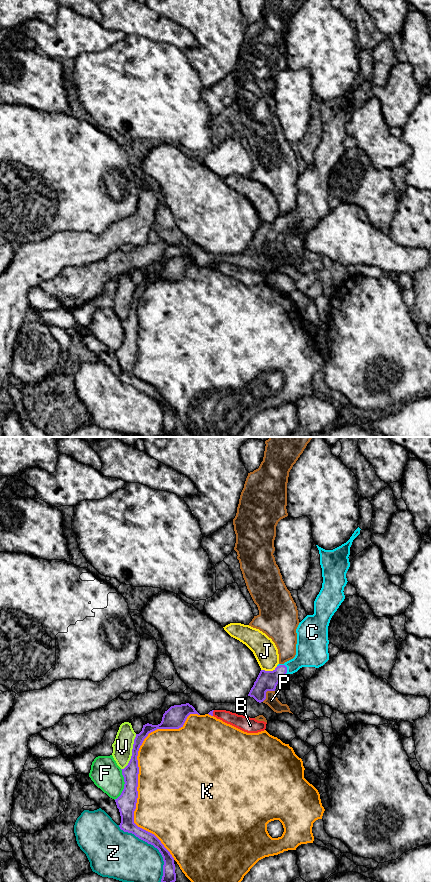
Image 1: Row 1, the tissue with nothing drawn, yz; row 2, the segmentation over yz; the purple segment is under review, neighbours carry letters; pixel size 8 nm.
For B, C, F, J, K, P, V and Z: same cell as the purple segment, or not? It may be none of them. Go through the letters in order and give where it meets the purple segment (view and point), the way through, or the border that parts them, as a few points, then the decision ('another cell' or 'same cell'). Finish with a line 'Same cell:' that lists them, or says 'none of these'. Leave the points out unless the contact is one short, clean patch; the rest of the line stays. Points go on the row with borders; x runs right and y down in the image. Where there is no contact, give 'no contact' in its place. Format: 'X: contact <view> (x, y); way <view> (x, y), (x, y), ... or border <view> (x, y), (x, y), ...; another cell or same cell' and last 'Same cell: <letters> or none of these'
B: contact yz (212, 713); another cell
C: contact yz (286, 667); way yz (266, 681), (286, 667), (294, 665), (311, 649); same cell
F: contact yz (124, 785); border yz (121, 769), (124, 788), (114, 799); another cell
J: contact yz (269, 671); border yz (277, 666), (272, 670), (261, 670); another cell
K: contact yz (138, 773); another cell
P: contact yz (265, 693); border yz (274, 690), (268, 690), (266, 697), (262, 701); another cell
V: contact yz (132, 752); border yz (136, 734), (133, 740), (131, 758), (121, 769); another cell
Z: contact yz (153, 845); another cell
Same cell: C

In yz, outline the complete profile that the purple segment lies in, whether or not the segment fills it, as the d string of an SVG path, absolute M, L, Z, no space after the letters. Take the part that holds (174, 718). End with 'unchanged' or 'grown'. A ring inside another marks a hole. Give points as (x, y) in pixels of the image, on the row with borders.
M189 703L174 705L165 711L160 724L152 725L147 723L143 725L142 731L136 734L134 739L131 759L128 765L121 769L125 784L121 795L115 799L121 816L120 829L124 832L132 833L139 839L153 845L161 853L164 861L161 882L176 881L174 858L154 834L138 827L134 823L134 811L138 798L139 767L137 756L140 746L149 733L157 729L179 729L183 727L190 714L200 715Z; unchanged

